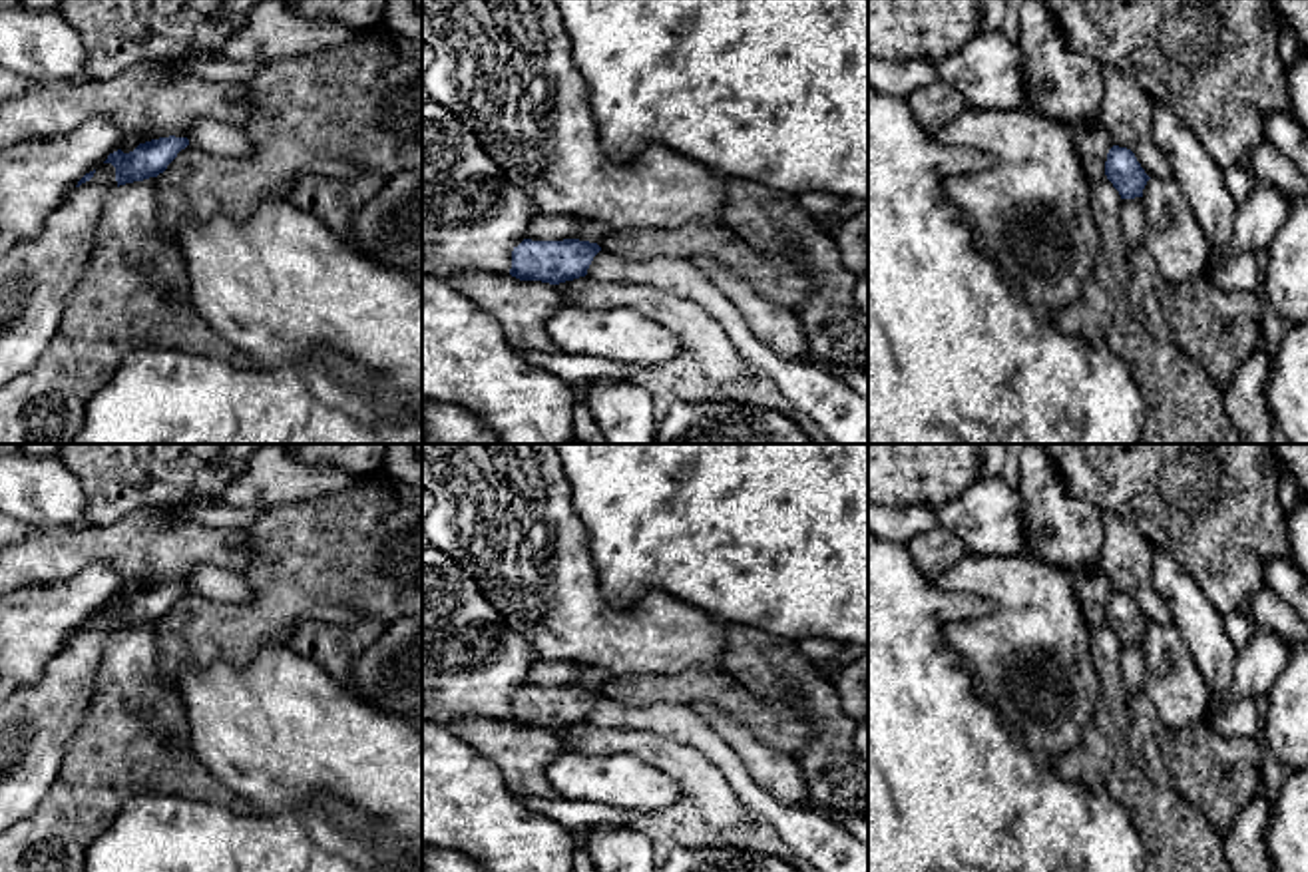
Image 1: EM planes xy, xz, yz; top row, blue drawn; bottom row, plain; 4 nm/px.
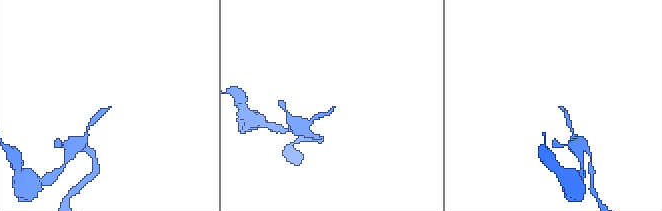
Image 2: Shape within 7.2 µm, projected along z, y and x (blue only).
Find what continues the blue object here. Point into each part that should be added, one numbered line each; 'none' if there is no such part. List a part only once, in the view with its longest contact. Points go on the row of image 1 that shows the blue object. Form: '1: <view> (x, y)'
none

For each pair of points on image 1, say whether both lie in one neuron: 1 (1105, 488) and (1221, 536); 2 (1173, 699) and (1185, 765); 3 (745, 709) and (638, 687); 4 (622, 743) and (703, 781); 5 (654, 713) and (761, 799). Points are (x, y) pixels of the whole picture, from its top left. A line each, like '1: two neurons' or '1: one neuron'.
1: one neuron
2: two neurons
3: one neuron
4: one neuron
5: one neuron

